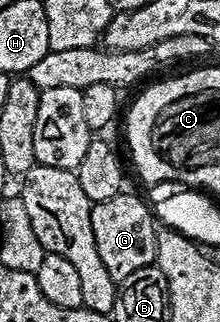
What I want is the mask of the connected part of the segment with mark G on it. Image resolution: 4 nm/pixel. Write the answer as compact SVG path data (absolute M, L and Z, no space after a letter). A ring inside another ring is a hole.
M123 191L112 199L96 201L90 206L96 251L100 251L100 259L108 275L112 275L112 279L119 283L128 279L132 271L155 264L158 256L156 217L151 206L143 198L142 201L136 194Z

